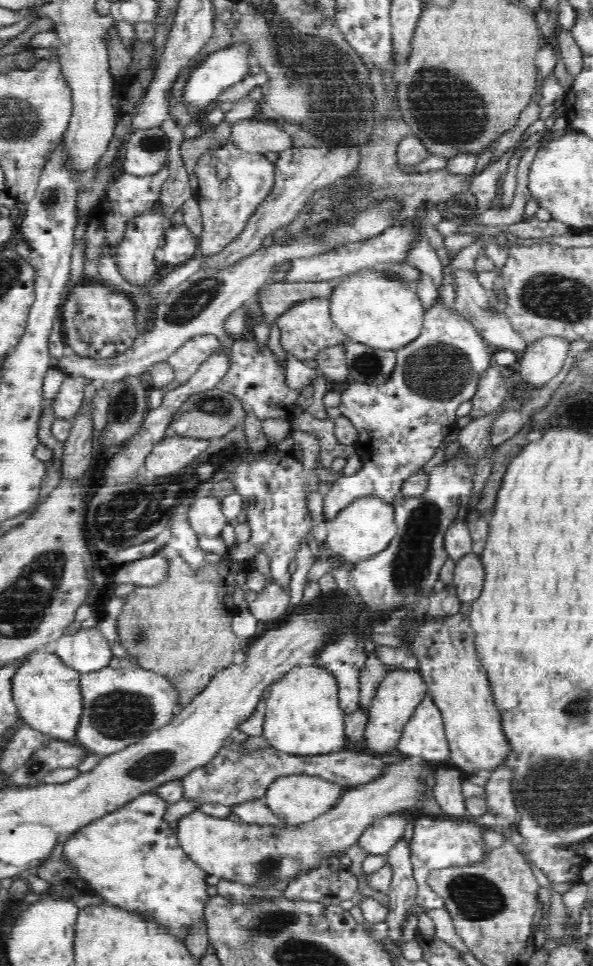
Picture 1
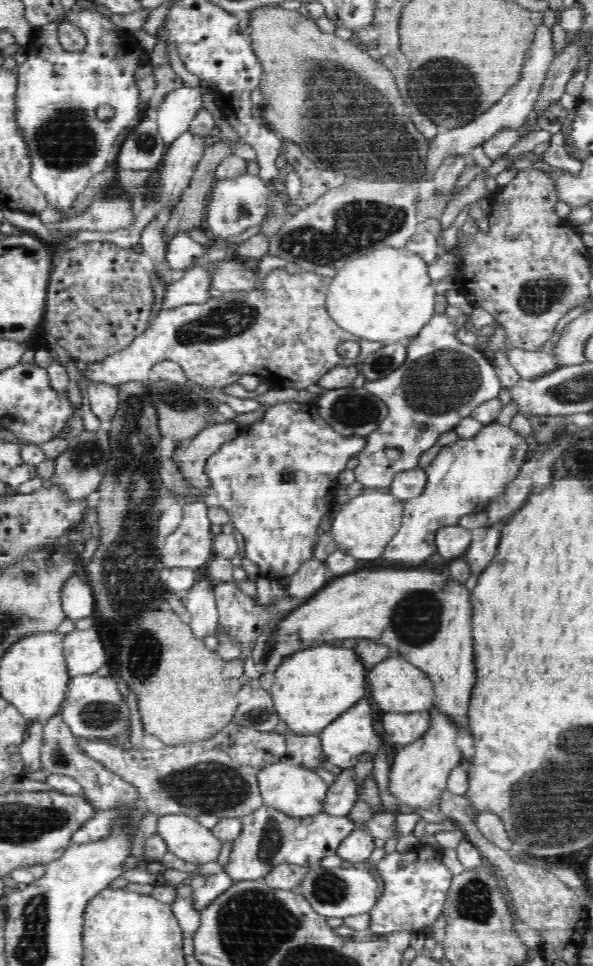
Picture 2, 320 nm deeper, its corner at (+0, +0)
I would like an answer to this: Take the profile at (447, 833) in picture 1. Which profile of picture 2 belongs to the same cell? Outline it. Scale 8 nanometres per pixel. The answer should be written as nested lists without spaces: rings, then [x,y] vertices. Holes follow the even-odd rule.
[[[416,845],[410,852],[387,853],[377,863],[377,872],[381,876],[381,887],[378,902],[369,912],[372,934],[379,937],[398,930],[424,930],[444,911],[453,875],[442,864],[438,850]]]

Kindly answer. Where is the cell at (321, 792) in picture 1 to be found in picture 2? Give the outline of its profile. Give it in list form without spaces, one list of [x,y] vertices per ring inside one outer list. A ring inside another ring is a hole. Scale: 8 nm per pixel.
[[[285,762],[262,767],[258,774],[258,787],[266,806],[278,809],[291,817],[312,817],[324,812],[329,786],[309,768]]]

